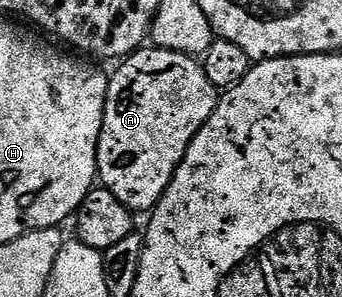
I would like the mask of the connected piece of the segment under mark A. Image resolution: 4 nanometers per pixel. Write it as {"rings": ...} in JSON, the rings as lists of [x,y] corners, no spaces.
{"rings":[[[143,46],[121,60],[117,67],[118,72],[110,75],[102,132],[98,138],[98,179],[131,213],[150,213],[162,200],[196,133],[200,133],[218,107],[220,91],[208,81],[205,66],[195,56],[163,47]]]}

